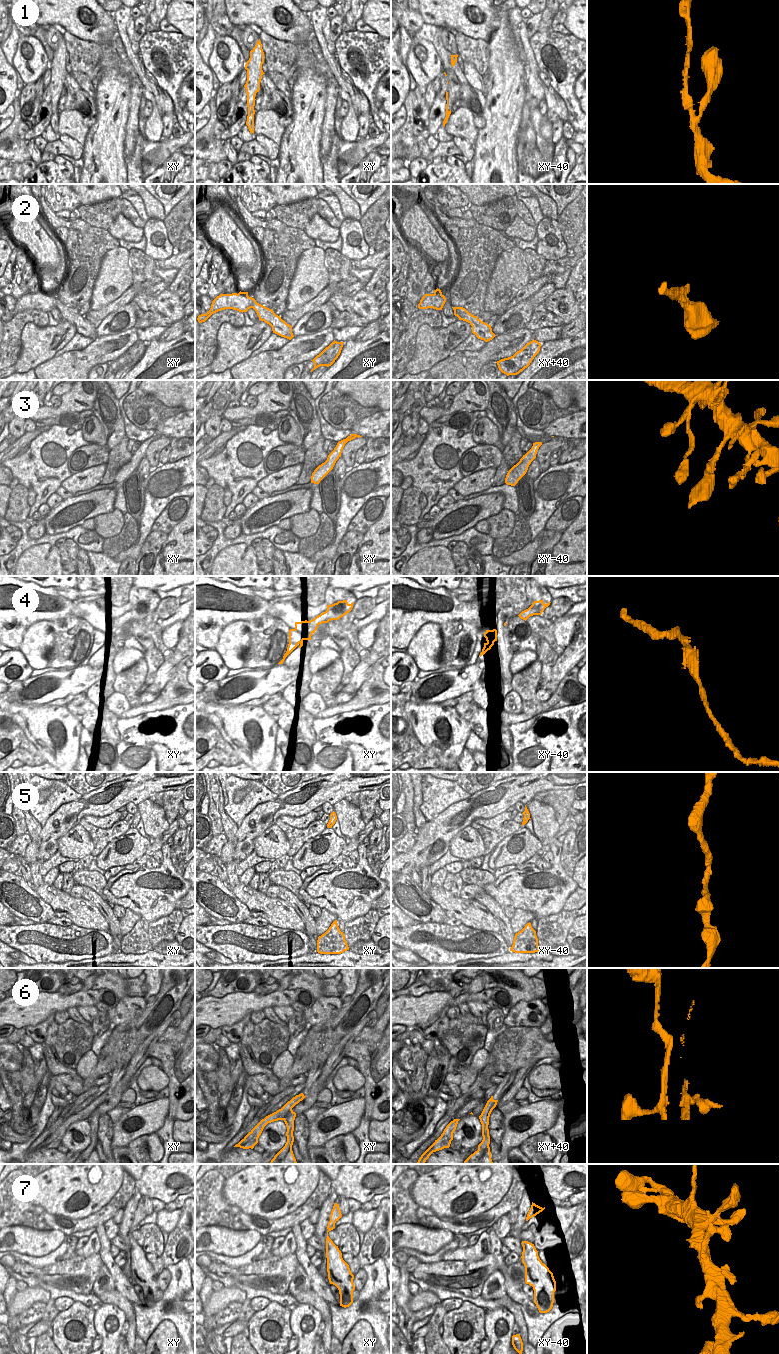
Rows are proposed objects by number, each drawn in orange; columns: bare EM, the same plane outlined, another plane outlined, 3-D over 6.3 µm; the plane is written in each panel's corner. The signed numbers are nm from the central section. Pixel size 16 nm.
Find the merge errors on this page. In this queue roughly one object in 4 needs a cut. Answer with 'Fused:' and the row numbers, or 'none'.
Fused: 6

